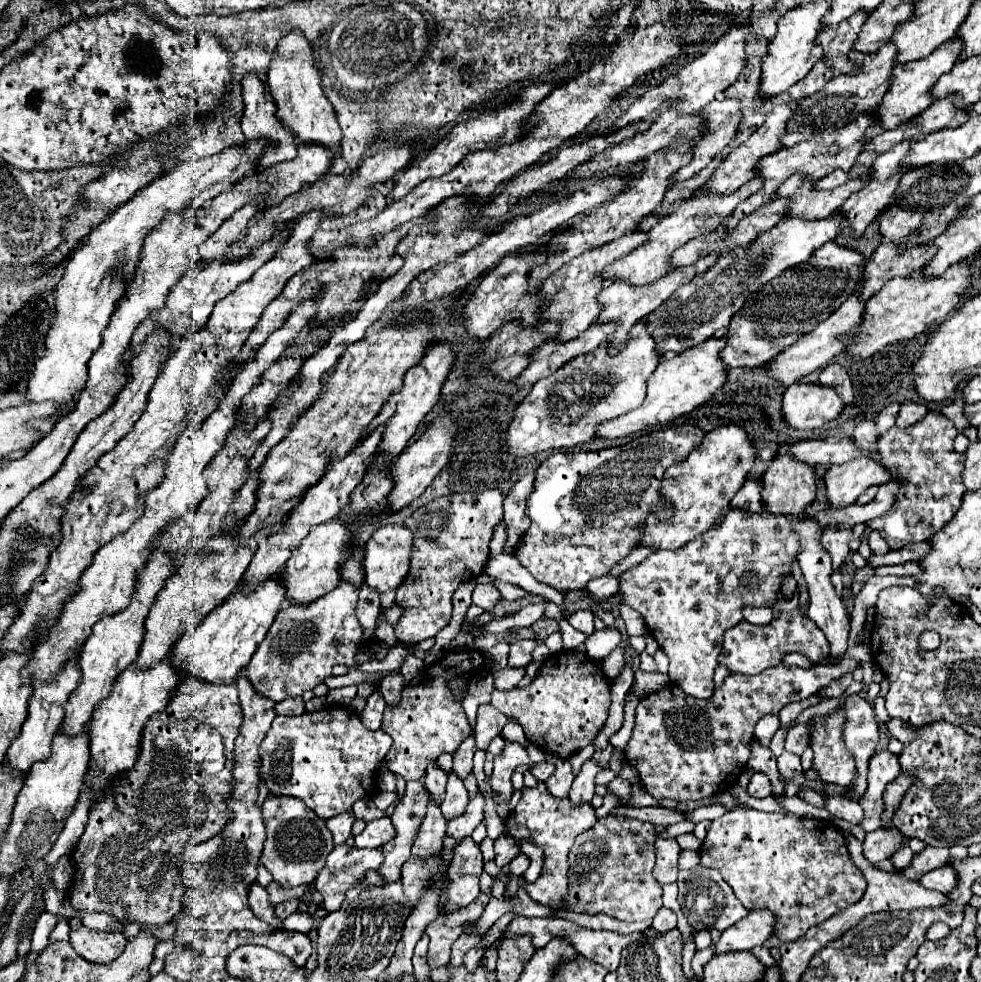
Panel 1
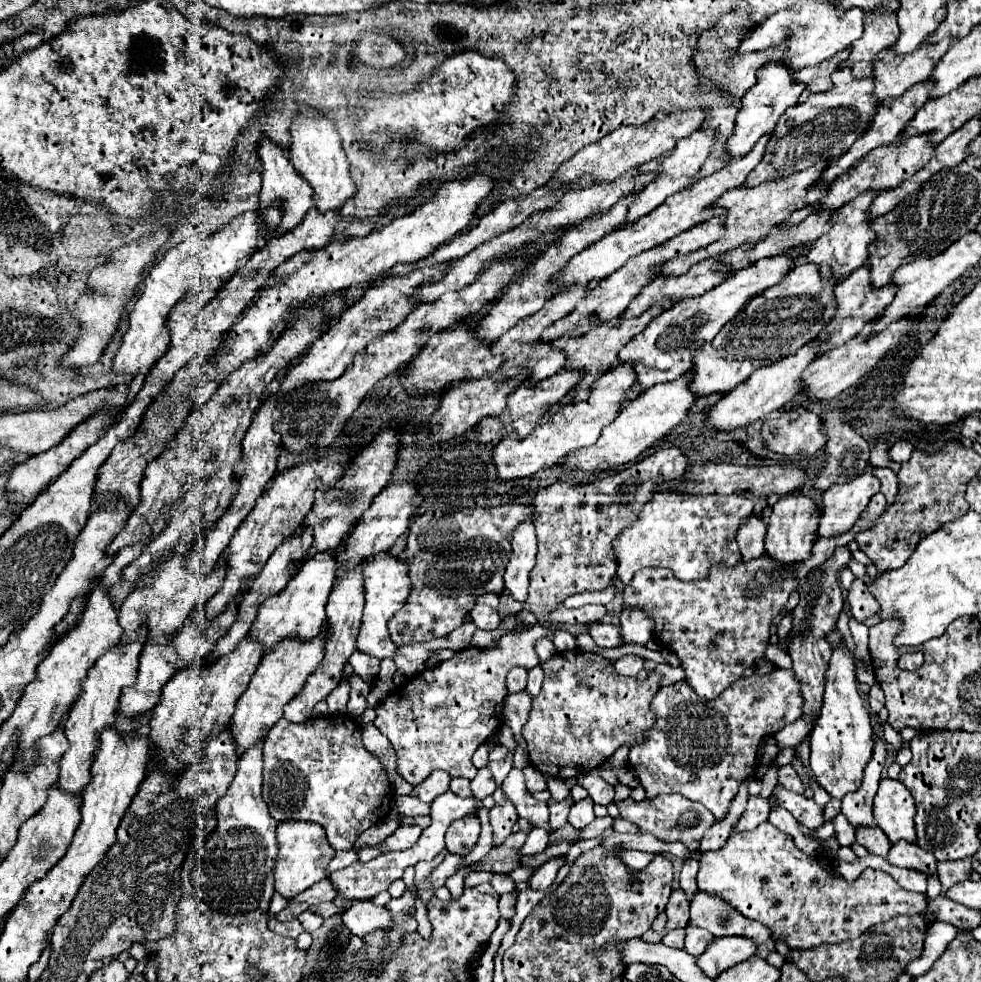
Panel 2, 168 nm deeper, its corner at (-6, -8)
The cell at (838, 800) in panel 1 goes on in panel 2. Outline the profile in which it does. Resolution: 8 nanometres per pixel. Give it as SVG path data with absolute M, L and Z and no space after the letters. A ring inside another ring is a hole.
M856 827L856 843L864 845L870 853L876 853L880 857L886 857L890 841L888 837L880 831L880 827Z

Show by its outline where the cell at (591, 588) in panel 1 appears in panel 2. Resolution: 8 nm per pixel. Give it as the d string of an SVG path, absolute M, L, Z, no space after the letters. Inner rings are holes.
M534 625L520 635L504 635L496 643L494 649L480 649L480 647L466 647L458 651L452 659L442 661L432 669L424 669L422 673L410 677L402 687L392 691L378 707L376 707L376 721L374 725L390 739L396 751L396 771L402 779L406 779L412 787L422 783L432 771L442 769L452 777L466 777L472 779L476 775L476 767L472 765L472 755L480 743L488 741L500 727L502 727L502 701L508 695L506 691L506 673L522 665L532 669L540 663L534 643L540 637L546 637L546 625Z

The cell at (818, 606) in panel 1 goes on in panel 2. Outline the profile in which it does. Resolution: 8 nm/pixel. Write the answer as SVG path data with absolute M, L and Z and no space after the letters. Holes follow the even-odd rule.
M846 641L832 649L832 659L826 671L826 689L822 713L810 731L810 767L816 781L828 791L830 797L842 799L846 793L856 791L862 781L864 765L872 755L872 725L864 701L858 693L856 667L852 651Z

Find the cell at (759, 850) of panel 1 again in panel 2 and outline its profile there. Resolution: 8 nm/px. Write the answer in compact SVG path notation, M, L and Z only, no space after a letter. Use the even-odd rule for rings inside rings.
M762 823L752 831L732 833L724 847L718 851L702 853L698 871L698 889L716 893L724 901L732 903L744 917L766 925L772 931L772 941L786 943L790 949L812 949L822 943L840 943L860 937L866 929L876 923L884 923L896 915L916 915L924 913L926 901L922 893L902 889L888 873L866 869L856 881L846 881L832 865L830 855L806 855L796 845L794 839L780 829Z

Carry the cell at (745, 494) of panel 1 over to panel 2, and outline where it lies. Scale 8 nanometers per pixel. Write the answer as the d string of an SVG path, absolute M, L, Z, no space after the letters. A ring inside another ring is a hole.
M750 515L748 519L744 519L736 535L744 561L760 557L764 553L764 537L766 537L766 523L760 515Z

